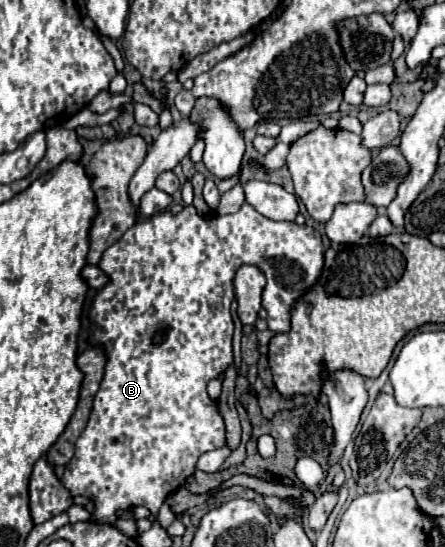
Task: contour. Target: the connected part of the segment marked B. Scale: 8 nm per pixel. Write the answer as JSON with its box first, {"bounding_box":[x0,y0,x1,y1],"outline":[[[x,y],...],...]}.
{"bounding_box":[62,203,324,523],"outline":[[[244,203],[236,213],[224,215],[224,217],[218,217],[218,215],[200,217],[194,207],[184,207],[182,213],[178,213],[178,215],[172,215],[170,211],[162,211],[144,221],[138,221],[130,231],[124,233],[124,237],[118,243],[114,243],[110,249],[106,249],[98,267],[102,267],[102,271],[110,277],[110,283],[98,291],[92,311],[90,311],[92,329],[94,329],[92,341],[106,351],[106,359],[108,359],[106,373],[100,383],[100,391],[94,397],[90,421],[88,421],[84,433],[78,437],[76,453],[74,453],[72,461],[66,465],[66,471],[62,475],[62,483],[64,483],[64,487],[68,487],[68,491],[72,495],[84,495],[84,497],[92,497],[96,501],[96,509],[92,513],[94,521],[114,523],[116,509],[126,509],[126,507],[136,507],[136,505],[146,505],[152,513],[156,513],[160,509],[160,505],[164,503],[164,499],[168,497],[168,493],[172,493],[174,489],[184,485],[184,481],[196,471],[196,461],[202,453],[226,447],[224,419],[220,415],[218,403],[214,399],[210,399],[210,395],[206,393],[206,385],[208,385],[208,379],[218,377],[232,363],[232,331],[234,331],[234,327],[230,327],[230,295],[234,295],[234,275],[240,269],[240,263],[258,265],[260,271],[266,275],[268,283],[264,289],[264,309],[268,311],[268,319],[266,319],[268,329],[272,333],[286,333],[286,331],[290,331],[290,311],[292,311],[294,303],[298,303],[298,299],[302,295],[306,295],[306,291],[310,287],[314,287],[314,283],[318,281],[318,275],[322,275],[322,263],[324,263],[322,255],[324,255],[322,237],[314,227],[266,219],[248,203]]]}

